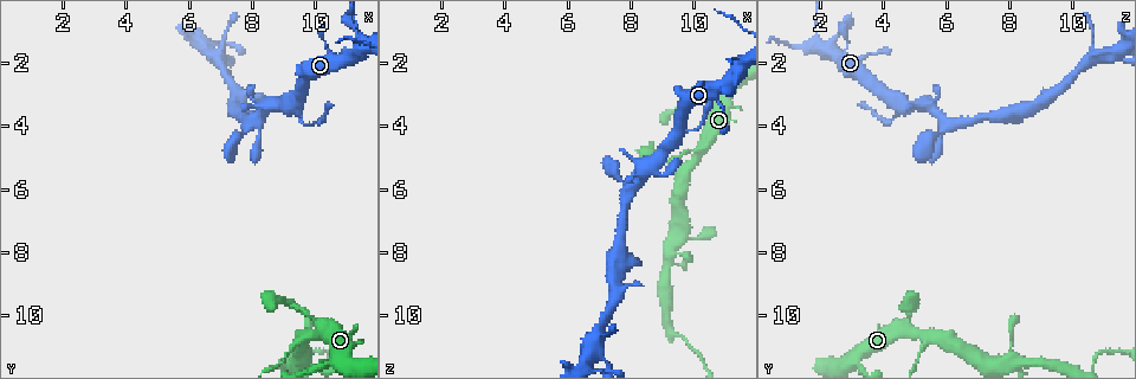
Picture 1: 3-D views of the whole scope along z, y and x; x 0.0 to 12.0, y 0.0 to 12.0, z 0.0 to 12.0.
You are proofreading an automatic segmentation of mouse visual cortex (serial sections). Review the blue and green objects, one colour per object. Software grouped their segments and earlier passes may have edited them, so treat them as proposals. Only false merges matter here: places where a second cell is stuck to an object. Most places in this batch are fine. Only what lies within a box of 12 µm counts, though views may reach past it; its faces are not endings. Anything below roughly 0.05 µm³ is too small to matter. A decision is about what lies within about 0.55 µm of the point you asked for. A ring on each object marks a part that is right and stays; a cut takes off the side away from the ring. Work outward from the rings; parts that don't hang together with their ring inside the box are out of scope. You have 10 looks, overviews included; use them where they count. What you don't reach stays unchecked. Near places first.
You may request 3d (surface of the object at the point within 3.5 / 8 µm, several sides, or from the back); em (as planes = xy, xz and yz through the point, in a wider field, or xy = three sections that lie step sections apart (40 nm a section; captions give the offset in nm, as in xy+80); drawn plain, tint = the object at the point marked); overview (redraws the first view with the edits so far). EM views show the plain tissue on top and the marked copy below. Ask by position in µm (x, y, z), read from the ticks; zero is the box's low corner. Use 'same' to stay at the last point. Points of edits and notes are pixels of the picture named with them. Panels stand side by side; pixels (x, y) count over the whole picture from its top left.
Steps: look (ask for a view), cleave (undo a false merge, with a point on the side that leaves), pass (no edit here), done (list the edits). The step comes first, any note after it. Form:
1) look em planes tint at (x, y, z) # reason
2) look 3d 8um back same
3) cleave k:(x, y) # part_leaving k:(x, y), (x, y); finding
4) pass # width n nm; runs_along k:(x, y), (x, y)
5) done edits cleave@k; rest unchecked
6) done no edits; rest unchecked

look 3d 3.5um at (11.4, 0.9, 1.9) # sharp bend

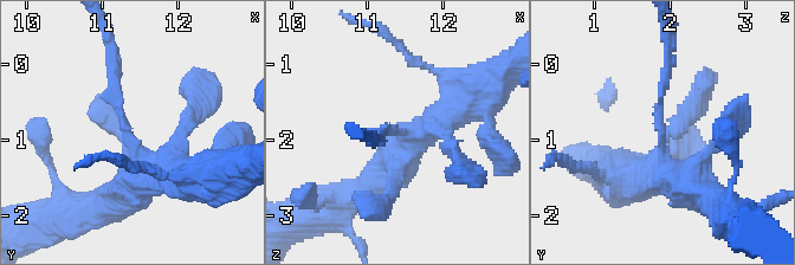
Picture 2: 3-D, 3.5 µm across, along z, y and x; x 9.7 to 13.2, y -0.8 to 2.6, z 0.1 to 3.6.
look em xy step 5 tint at (11.35, 0.95, 1.90) # arm_widths 150, 450 nm; need the tissue

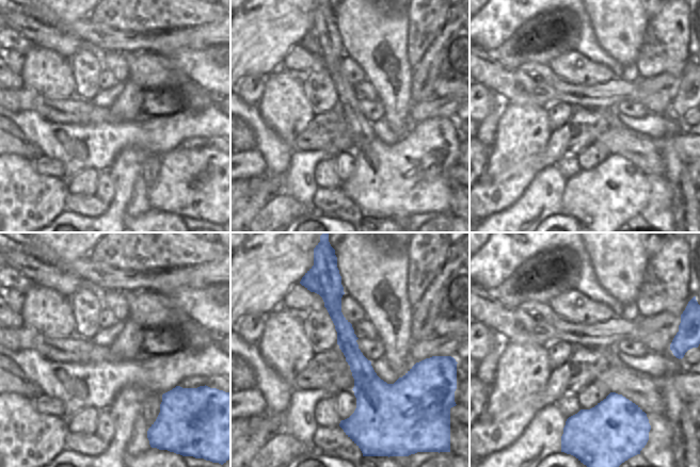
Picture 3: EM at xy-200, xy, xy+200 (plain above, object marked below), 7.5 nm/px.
look em xy step 1 tint same

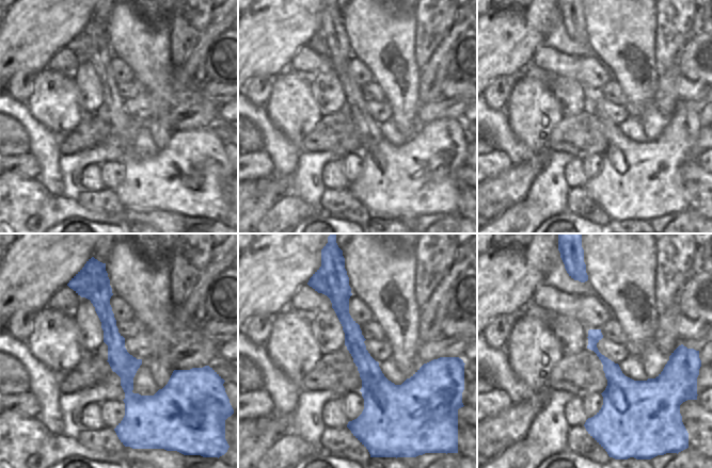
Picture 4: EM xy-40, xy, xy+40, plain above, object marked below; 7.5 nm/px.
pass # runs_along 4:(344, 284), (343, 315), (372, 375), (366, 423); all the same cell

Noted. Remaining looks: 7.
look 3d 3.5um at (8.0, 3.9, 6.1) # four-way junction

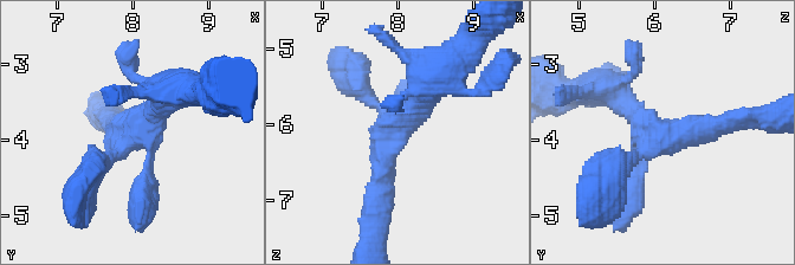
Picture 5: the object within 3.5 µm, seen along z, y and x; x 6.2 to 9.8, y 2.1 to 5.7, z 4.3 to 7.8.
look em xy step 5 tint at (7.95, 3.90, 6.05) # arms 4; arm_widths 150, 200, 300, 350 nm; now the EM

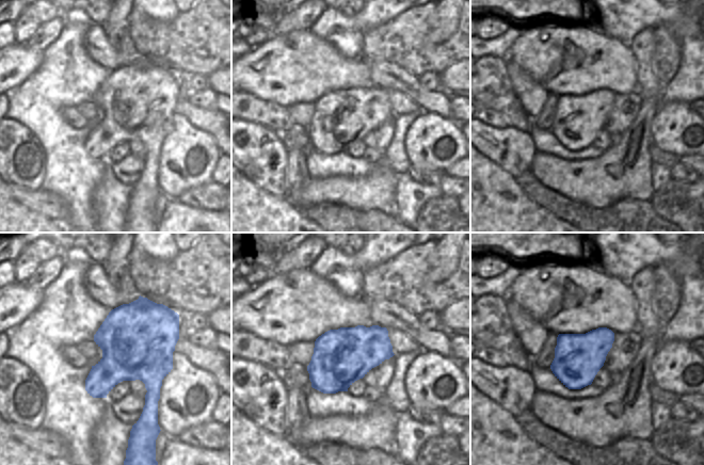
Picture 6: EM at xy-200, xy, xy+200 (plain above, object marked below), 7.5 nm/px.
pass # runs_along 5:(437, 81), (389, 133), (379, 201); all the same cell

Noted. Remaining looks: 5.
look 3d 3.5um at (8.6, 9.6, 4.8) # thick turns thin

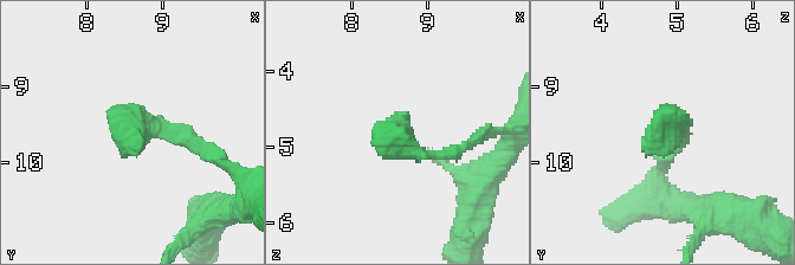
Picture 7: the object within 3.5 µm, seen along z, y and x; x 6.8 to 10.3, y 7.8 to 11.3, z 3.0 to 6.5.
look em xy step 1 tint at (8.65, 9.60, 4.95)

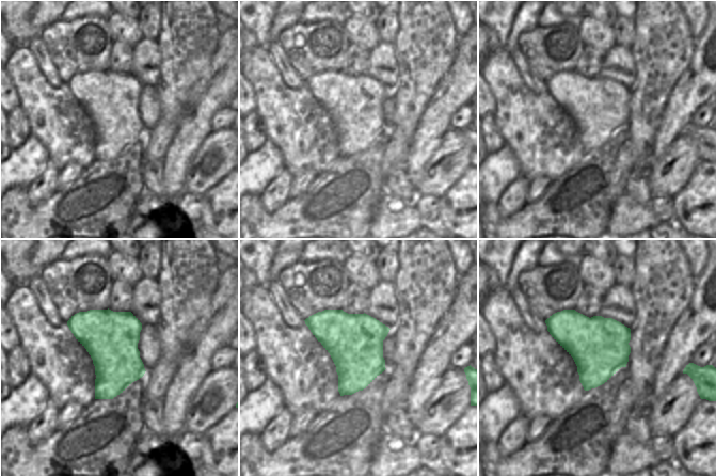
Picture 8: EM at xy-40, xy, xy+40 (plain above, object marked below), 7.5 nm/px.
pass # runs_along 7:(467, 146), (413, 152), (406, 112); all the same cell

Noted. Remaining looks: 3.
look em xy step 5 tint at (9.2, 11.4, 8.0) # three arms meet

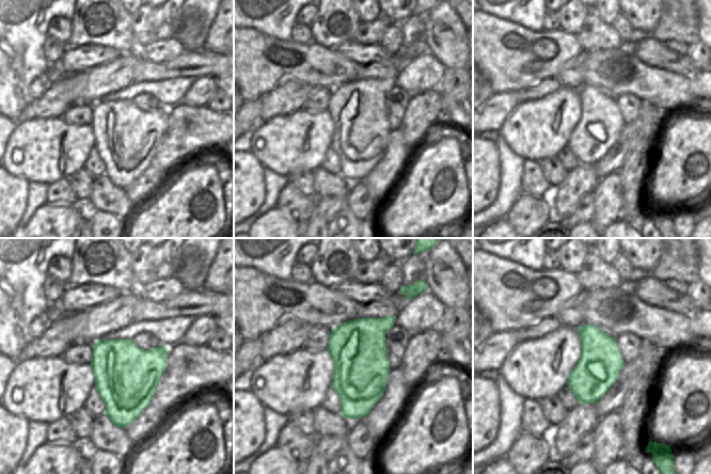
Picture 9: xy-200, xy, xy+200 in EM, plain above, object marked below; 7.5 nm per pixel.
look 3d 3.5um same

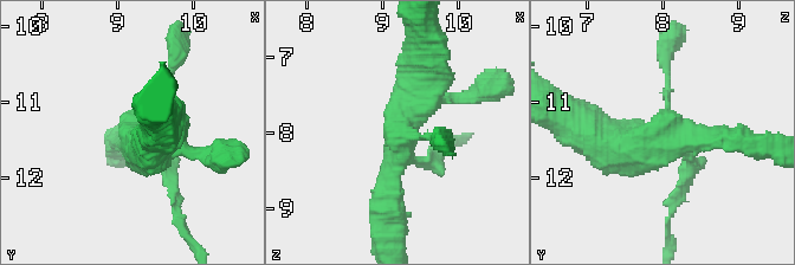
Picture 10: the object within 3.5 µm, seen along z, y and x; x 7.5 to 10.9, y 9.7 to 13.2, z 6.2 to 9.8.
pass # runs_along 10:(603, 143), (664, 140), (664, 56); continuous, no second cell

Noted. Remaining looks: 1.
done no edits; rest unchecked

